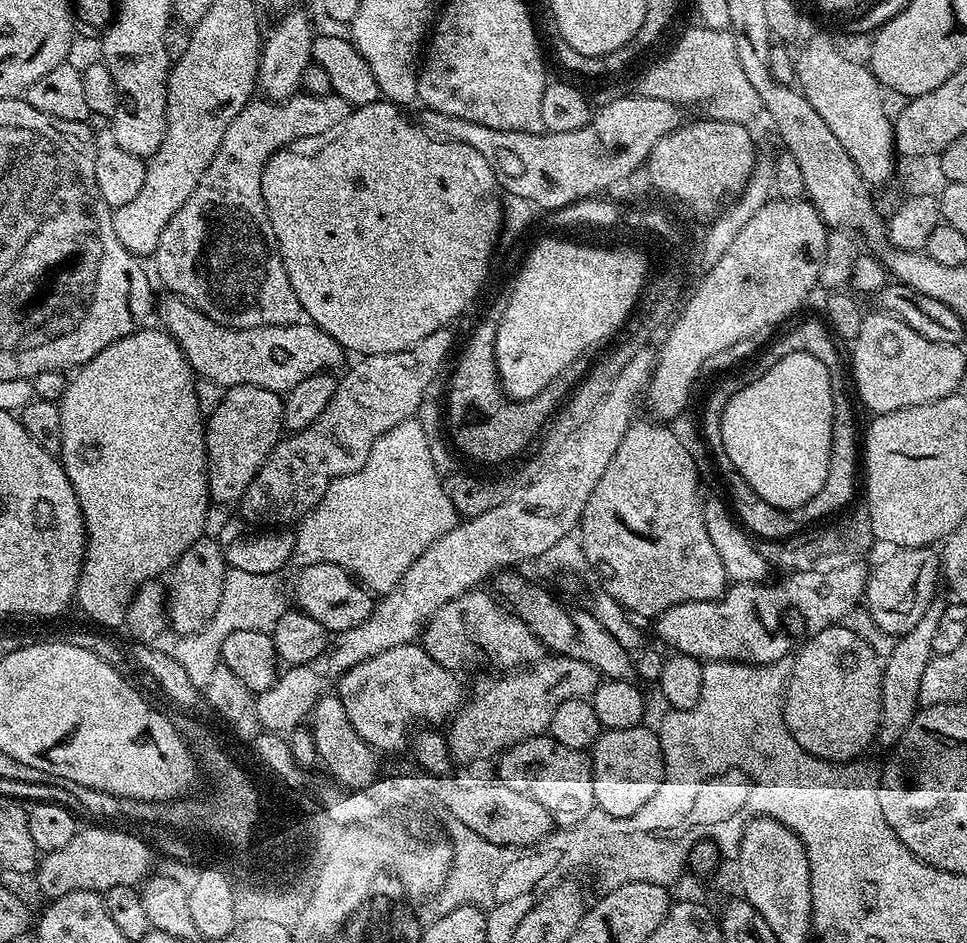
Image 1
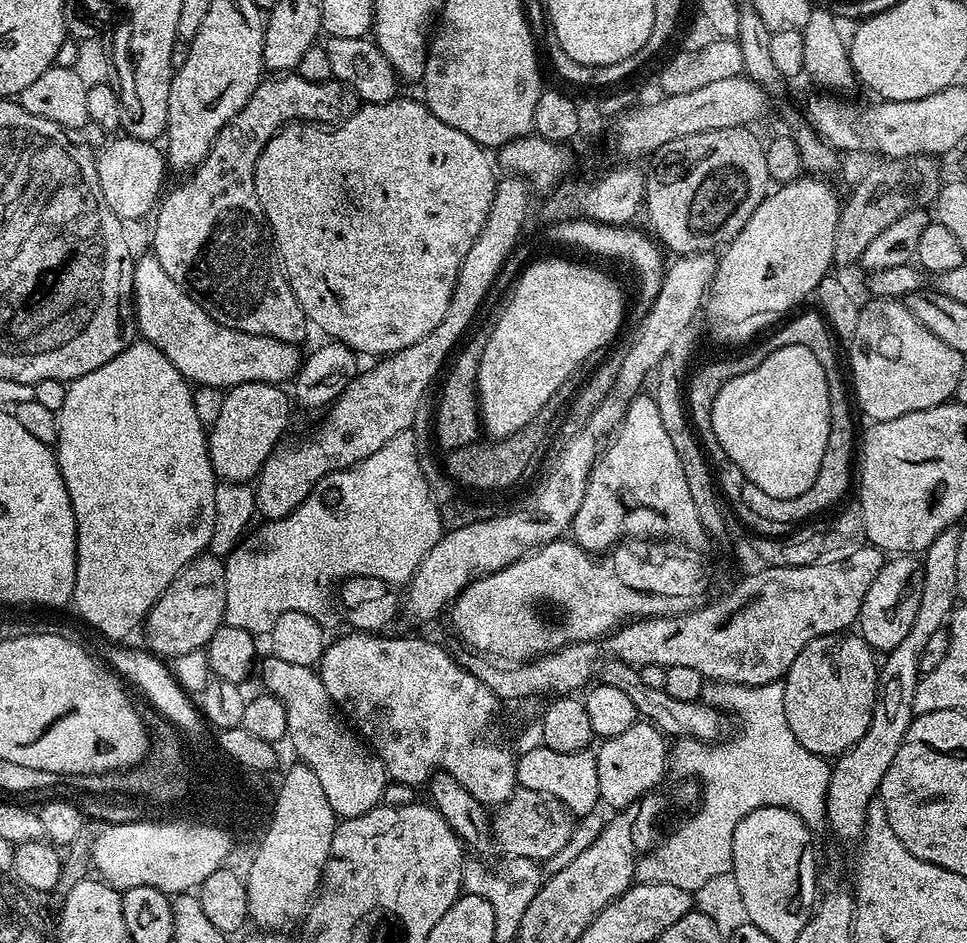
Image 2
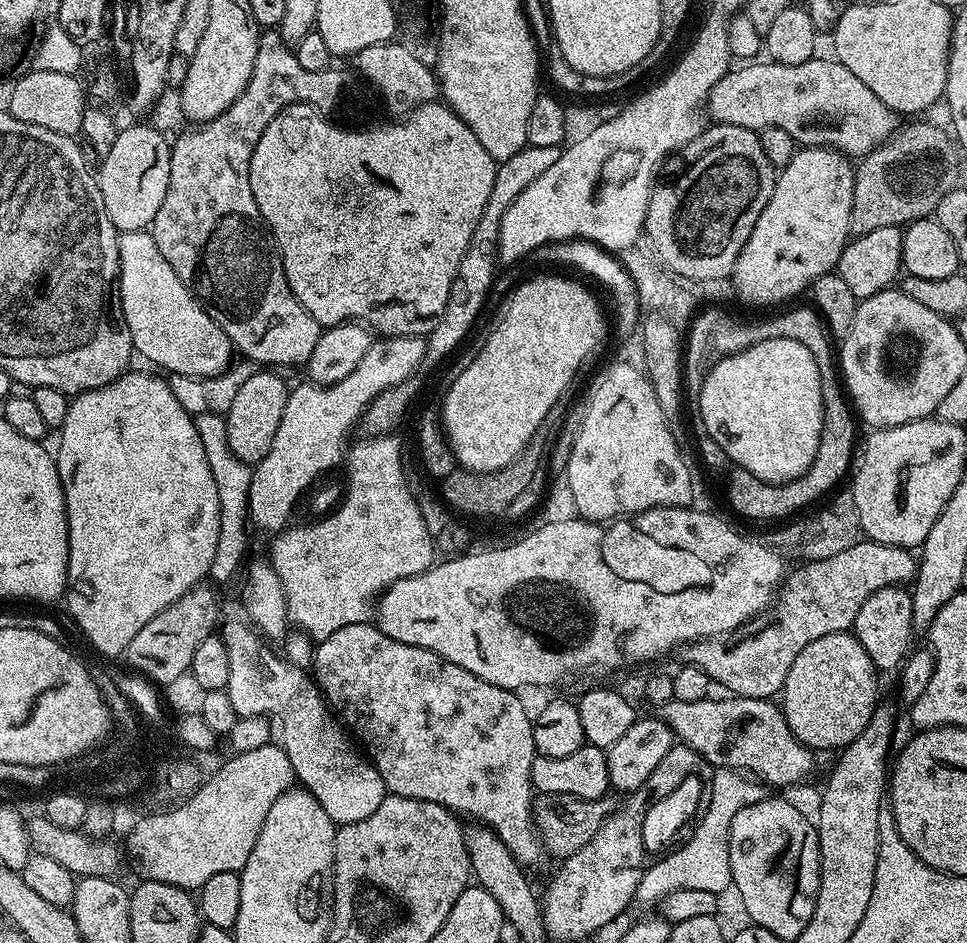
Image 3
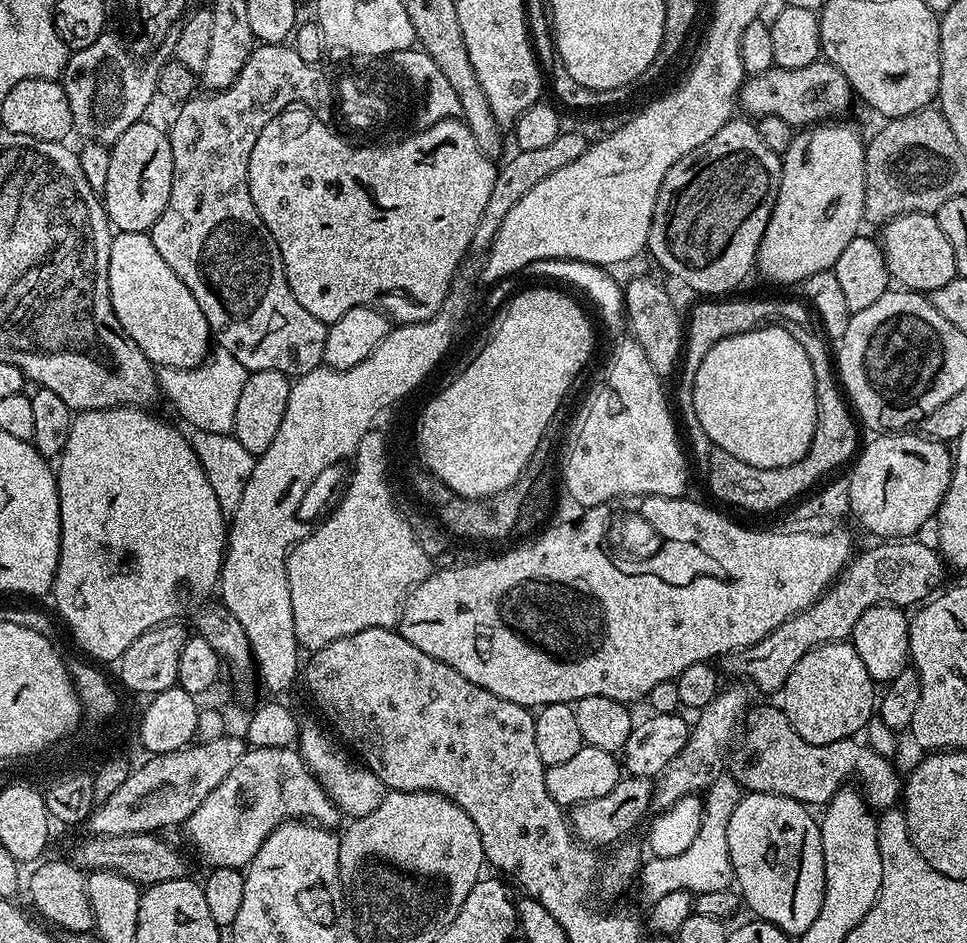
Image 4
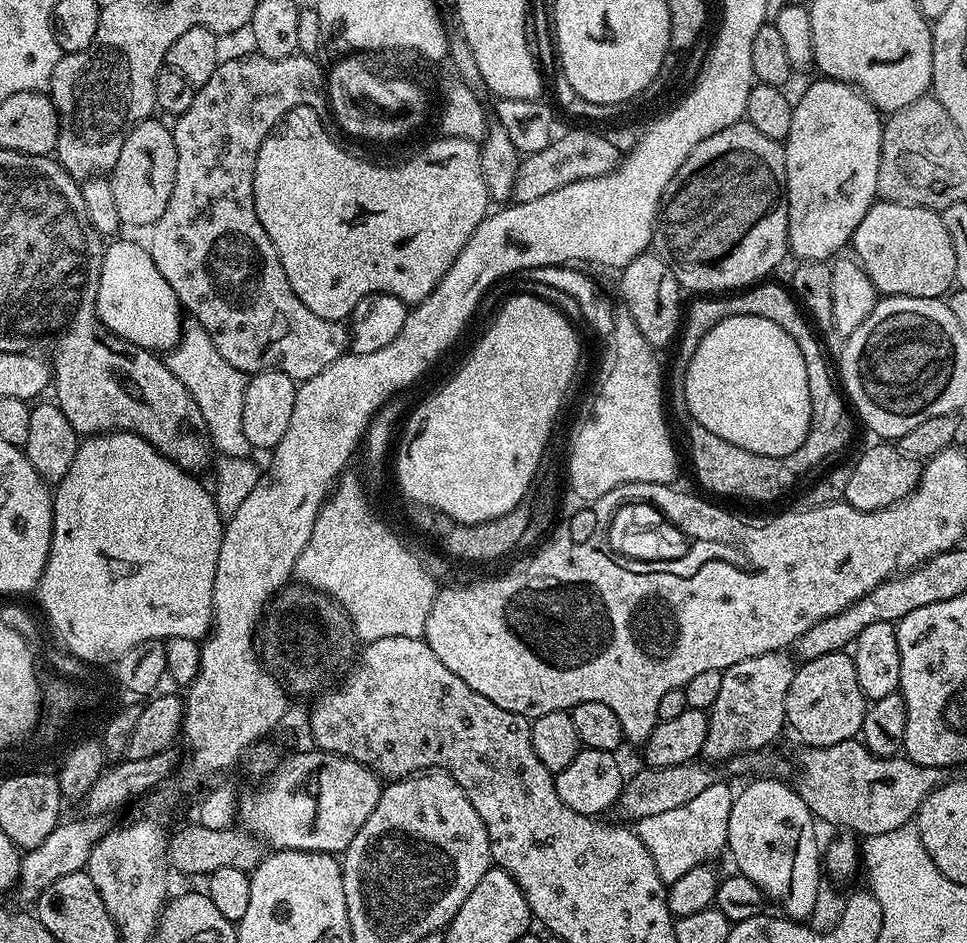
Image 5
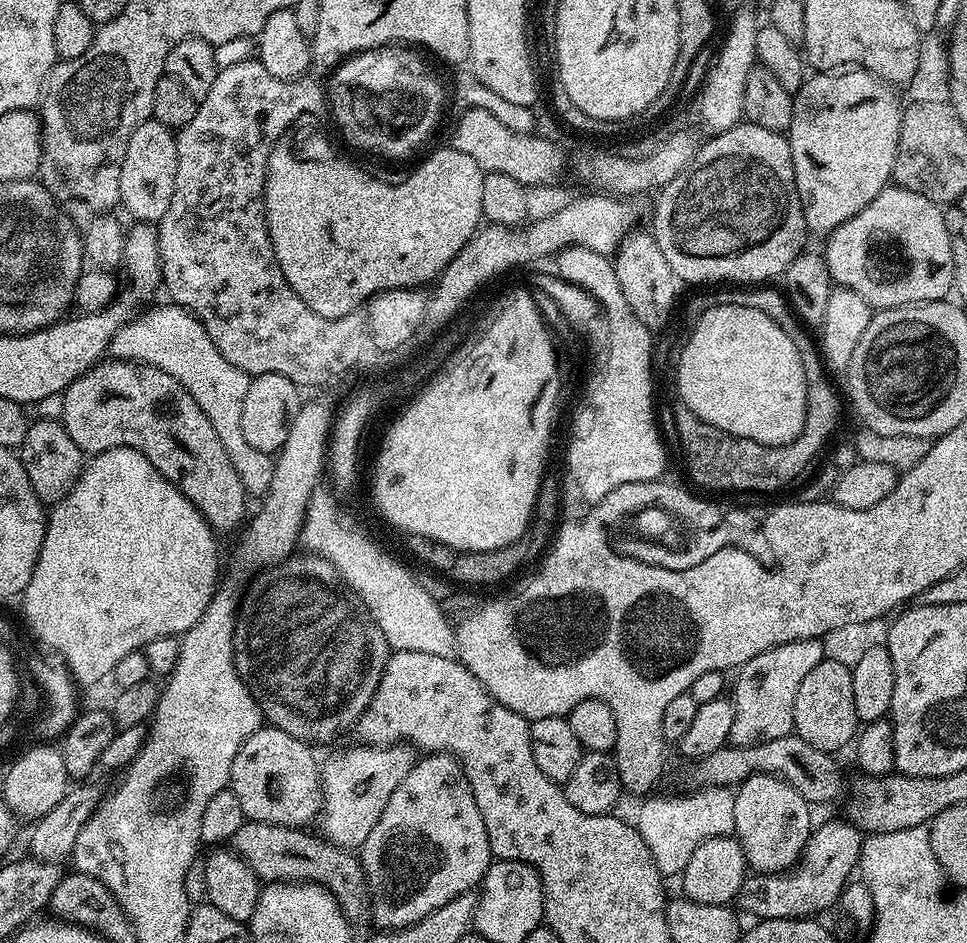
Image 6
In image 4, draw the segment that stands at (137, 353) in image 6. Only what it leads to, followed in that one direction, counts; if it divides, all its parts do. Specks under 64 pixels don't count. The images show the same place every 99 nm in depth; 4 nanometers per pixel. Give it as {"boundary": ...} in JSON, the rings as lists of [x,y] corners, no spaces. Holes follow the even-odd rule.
{"boundary":[[[217,347],[197,368],[160,368],[159,391],[180,411],[188,426],[198,430],[210,430],[214,434],[229,434],[234,426],[234,414],[238,410],[238,398],[242,386],[246,386],[250,373],[225,348]]]}

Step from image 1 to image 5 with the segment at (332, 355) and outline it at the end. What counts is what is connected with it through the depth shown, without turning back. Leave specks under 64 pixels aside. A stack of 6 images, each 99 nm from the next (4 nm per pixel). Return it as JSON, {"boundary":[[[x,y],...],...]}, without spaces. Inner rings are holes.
{"boundary":[[[113,239],[105,247],[99,275],[96,313],[100,323],[115,336],[148,351],[168,352],[180,340],[184,314],[180,300],[154,264],[147,247],[132,240]]]}

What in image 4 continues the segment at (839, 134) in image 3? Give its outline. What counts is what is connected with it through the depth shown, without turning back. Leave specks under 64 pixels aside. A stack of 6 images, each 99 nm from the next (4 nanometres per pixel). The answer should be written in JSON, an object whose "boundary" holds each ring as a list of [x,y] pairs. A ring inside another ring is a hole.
{"boundary":[[[817,62],[802,66],[802,70],[773,67],[757,76],[748,76],[740,90],[738,104],[752,118],[773,116],[782,118],[793,130],[803,130],[813,124],[840,118],[848,108],[848,79],[832,64]]]}

